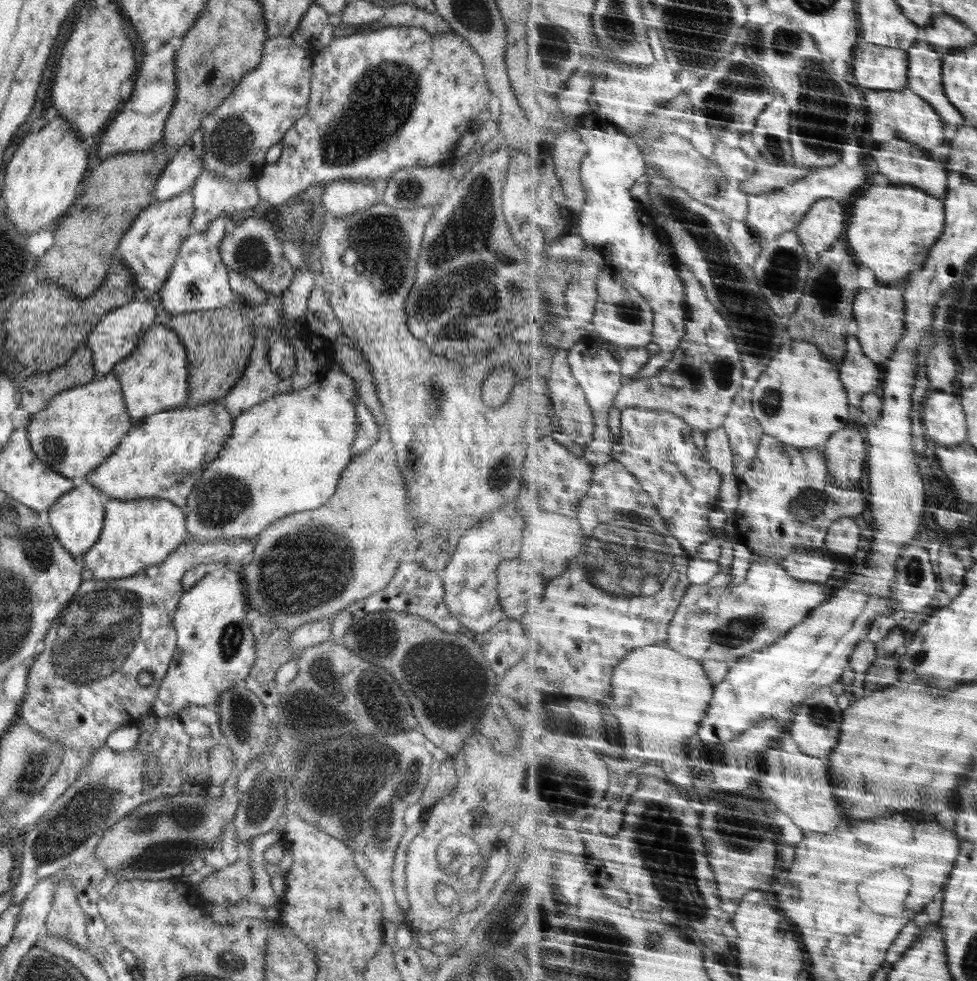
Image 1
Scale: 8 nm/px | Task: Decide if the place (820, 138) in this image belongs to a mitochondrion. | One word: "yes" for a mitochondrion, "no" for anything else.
yes

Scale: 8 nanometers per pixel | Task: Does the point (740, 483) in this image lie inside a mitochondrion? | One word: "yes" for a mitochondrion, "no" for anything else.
no

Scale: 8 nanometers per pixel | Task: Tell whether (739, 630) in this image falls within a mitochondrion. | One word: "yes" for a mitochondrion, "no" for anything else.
yes

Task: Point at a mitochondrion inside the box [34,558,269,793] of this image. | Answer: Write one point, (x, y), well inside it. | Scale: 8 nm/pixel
(94, 638)

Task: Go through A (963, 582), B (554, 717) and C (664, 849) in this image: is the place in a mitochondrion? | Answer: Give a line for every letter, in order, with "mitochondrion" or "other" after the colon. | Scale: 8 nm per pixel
A: other
B: mitochondrion
C: mitochondrion

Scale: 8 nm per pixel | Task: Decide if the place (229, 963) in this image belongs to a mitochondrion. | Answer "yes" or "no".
yes

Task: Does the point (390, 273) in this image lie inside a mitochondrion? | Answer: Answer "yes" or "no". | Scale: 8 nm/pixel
yes

